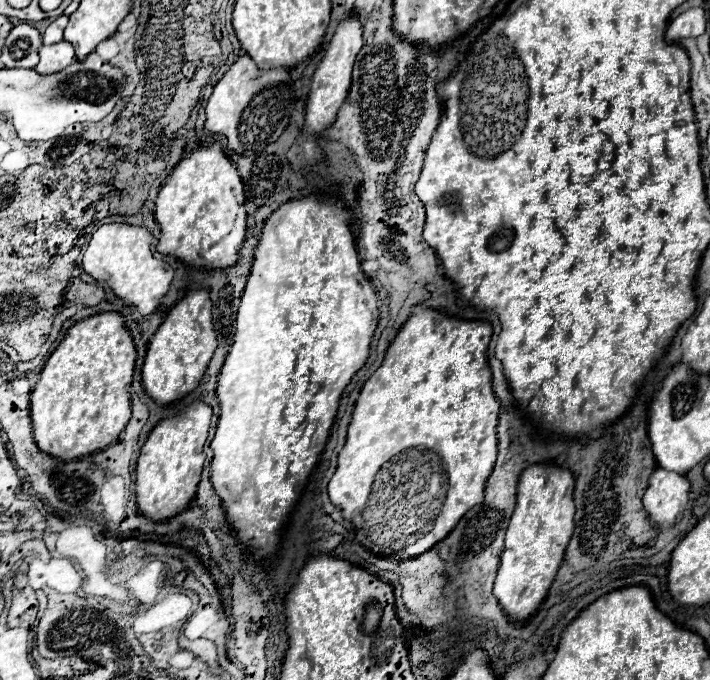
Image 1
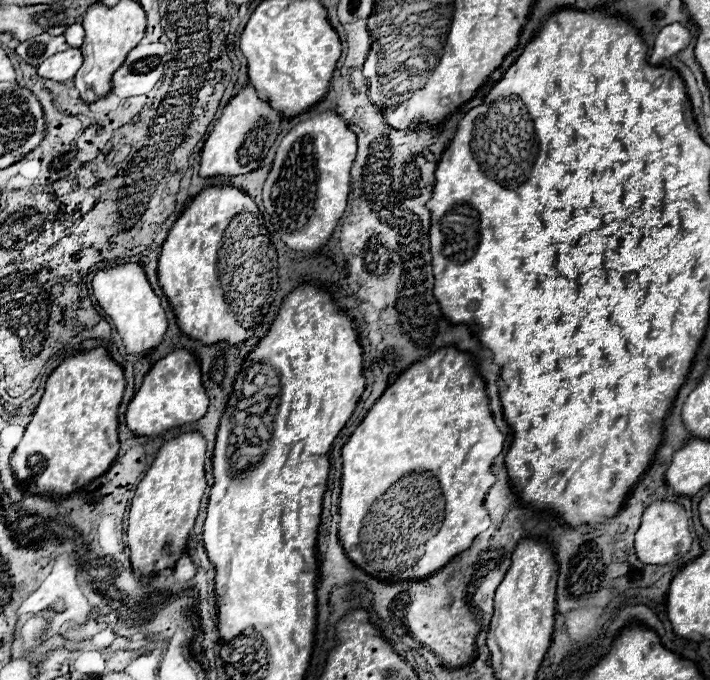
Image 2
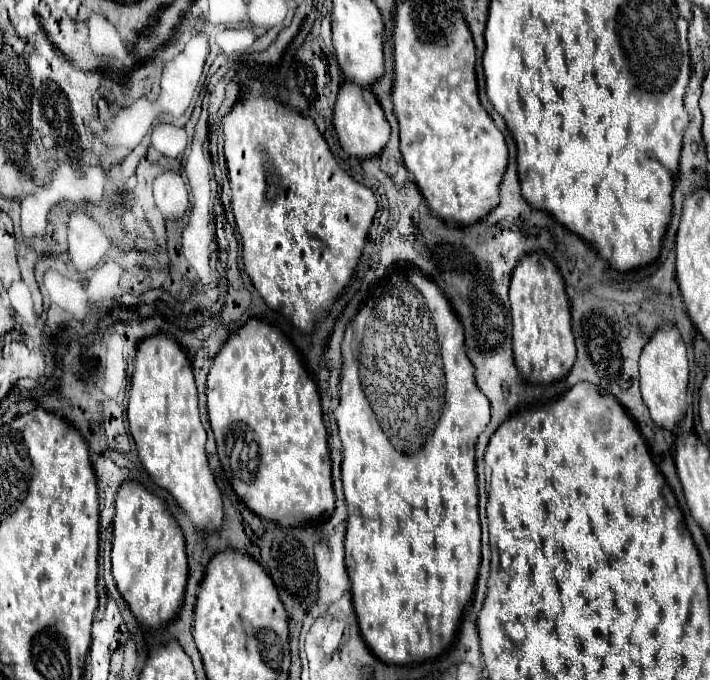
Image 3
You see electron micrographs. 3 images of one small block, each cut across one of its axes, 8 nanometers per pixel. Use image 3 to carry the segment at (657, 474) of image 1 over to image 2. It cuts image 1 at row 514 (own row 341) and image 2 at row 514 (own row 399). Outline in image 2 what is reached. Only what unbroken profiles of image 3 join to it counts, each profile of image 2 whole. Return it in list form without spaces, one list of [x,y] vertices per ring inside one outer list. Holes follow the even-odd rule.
[[[656,500],[644,510],[642,524],[636,532],[636,542],[634,542],[636,556],[644,564],[670,564],[674,560],[680,560],[690,550],[690,546],[692,546],[692,536],[688,528],[688,516],[680,504],[668,500]]]

